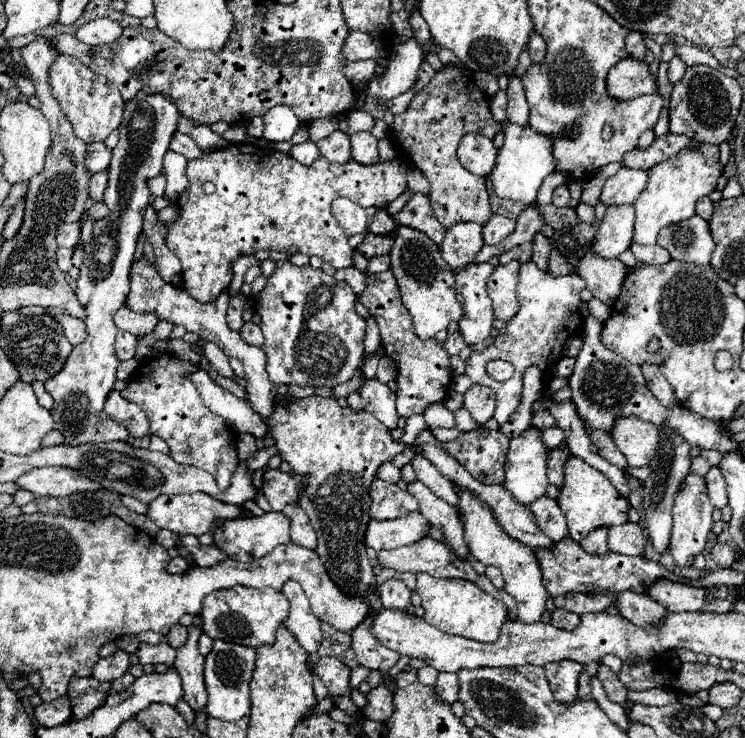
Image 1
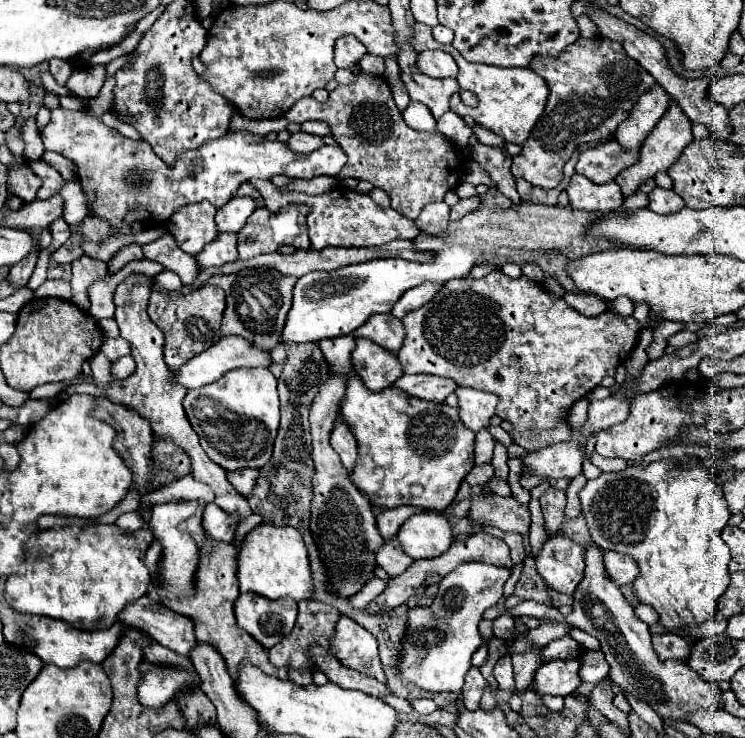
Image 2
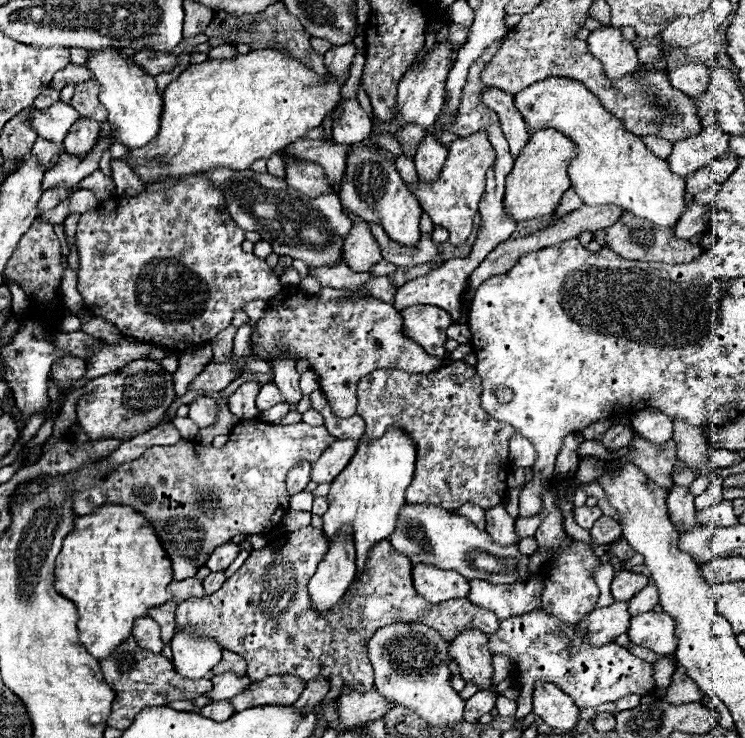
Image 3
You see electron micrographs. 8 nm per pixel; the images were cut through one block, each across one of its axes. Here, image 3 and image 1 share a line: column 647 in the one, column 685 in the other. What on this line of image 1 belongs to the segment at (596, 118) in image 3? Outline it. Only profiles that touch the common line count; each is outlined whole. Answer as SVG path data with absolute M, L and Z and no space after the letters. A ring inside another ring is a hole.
M698 142L694 150L686 148L686 152L680 152L678 156L672 156L670 160L664 160L662 164L656 164L650 168L648 184L634 202L636 210L636 224L634 224L634 242L636 244L656 244L656 236L660 228L688 220L694 216L696 202L702 196L708 196L716 190L716 180L722 176L720 166L720 148L710 146L704 142Z

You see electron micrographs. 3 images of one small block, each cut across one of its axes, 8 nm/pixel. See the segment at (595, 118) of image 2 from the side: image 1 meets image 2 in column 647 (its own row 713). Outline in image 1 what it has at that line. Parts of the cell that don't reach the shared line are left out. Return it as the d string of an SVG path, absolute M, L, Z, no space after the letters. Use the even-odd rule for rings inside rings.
M72 678L68 684L68 696L70 696L70 708L72 708L72 718L74 720L82 720L86 716L90 716L96 708L100 708L110 692L110 684L108 682L98 682L96 678Z

